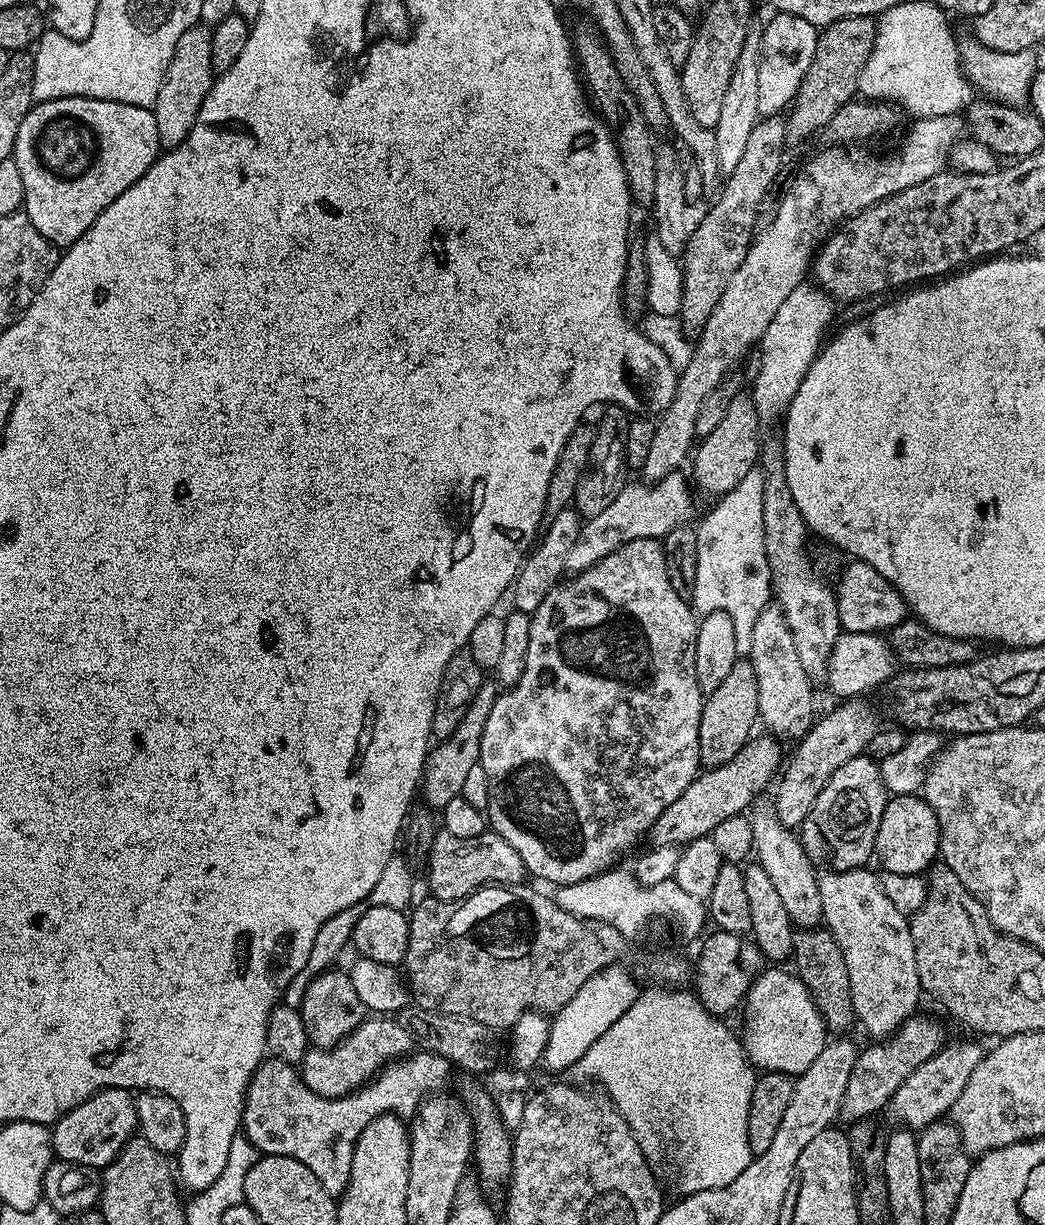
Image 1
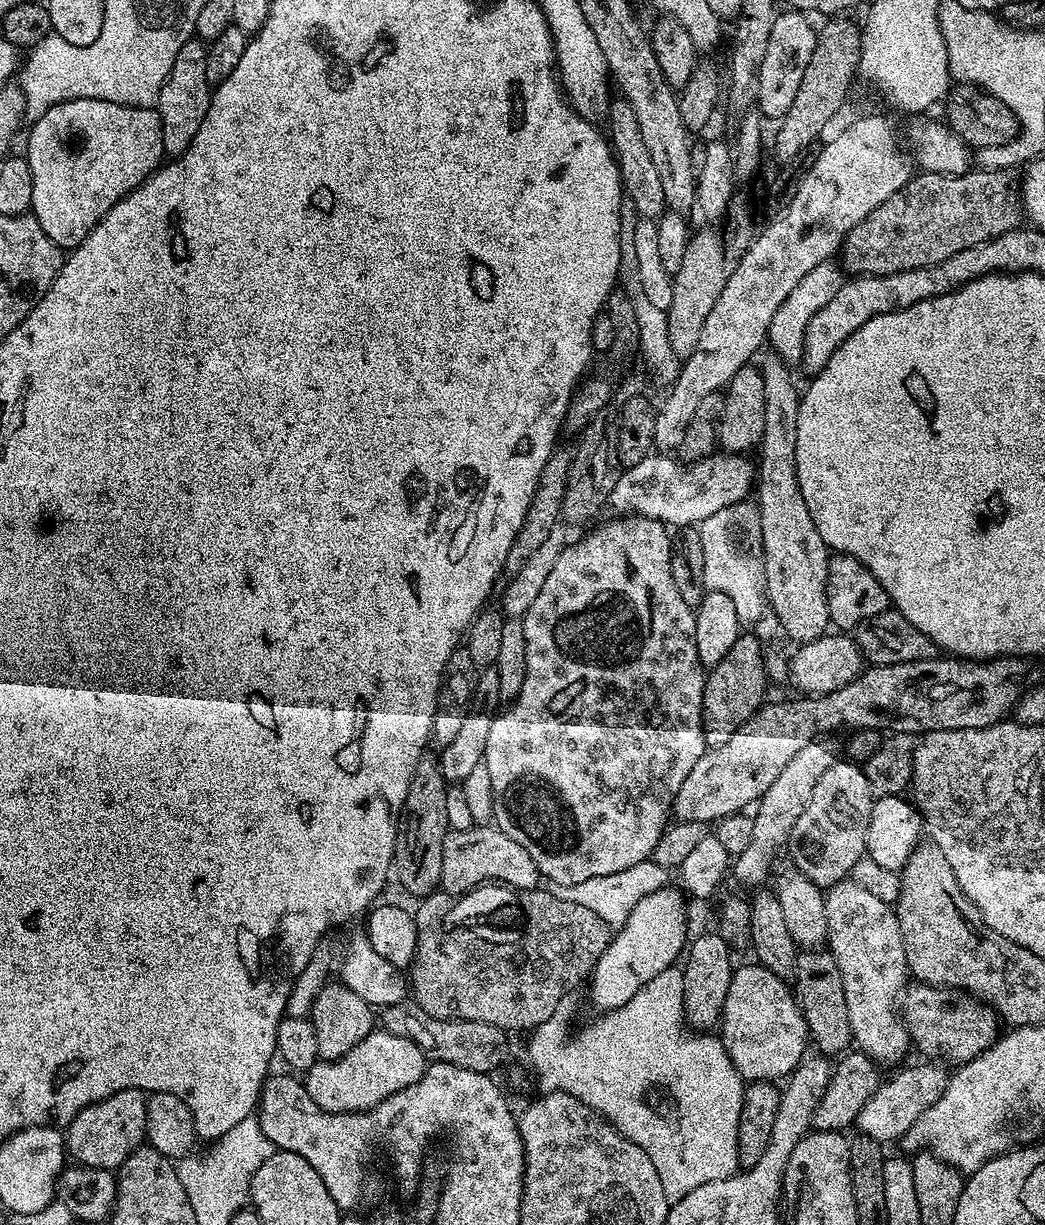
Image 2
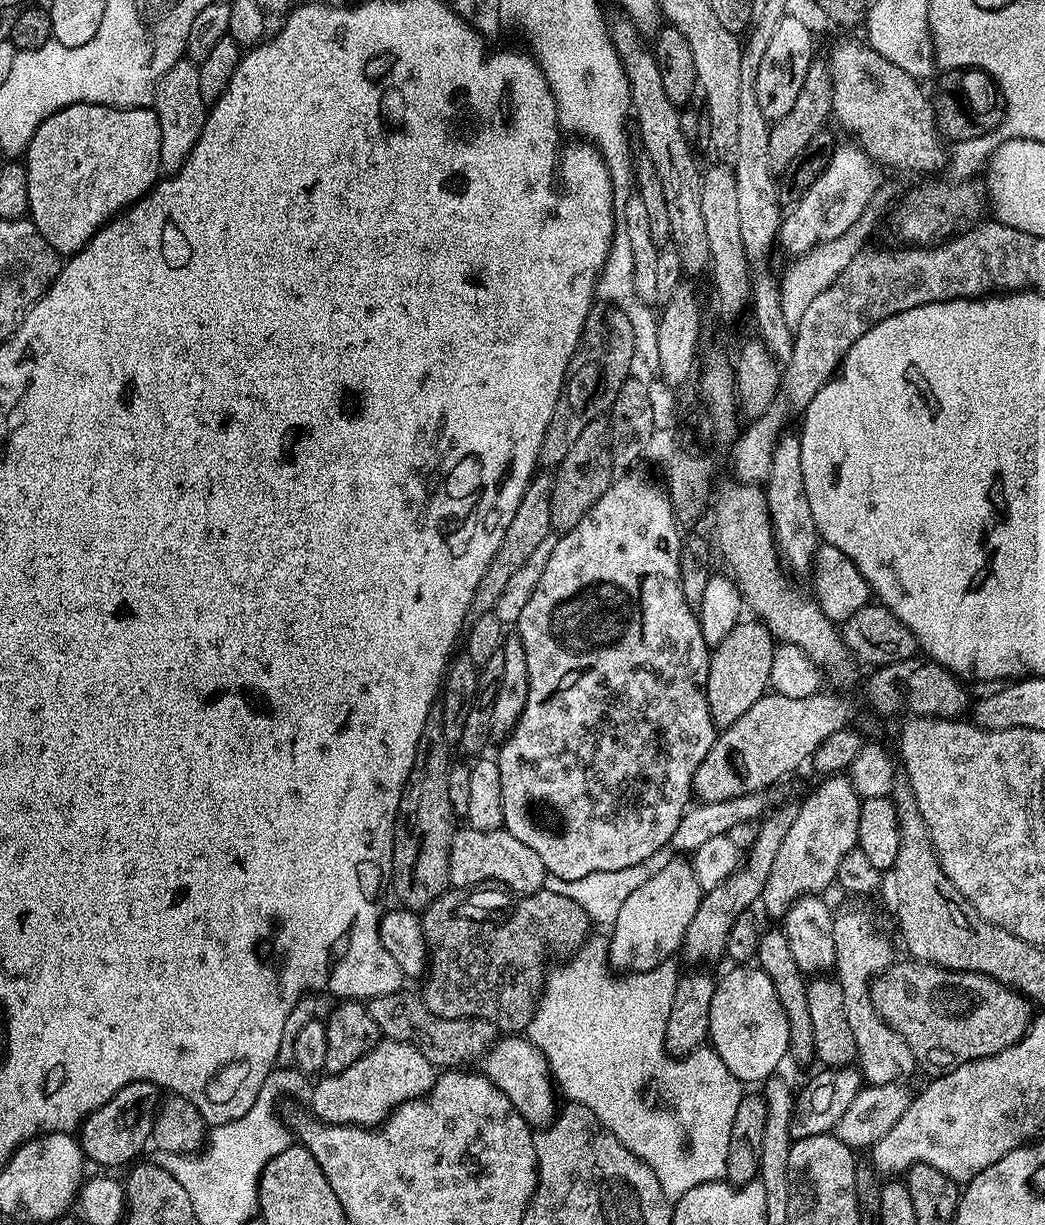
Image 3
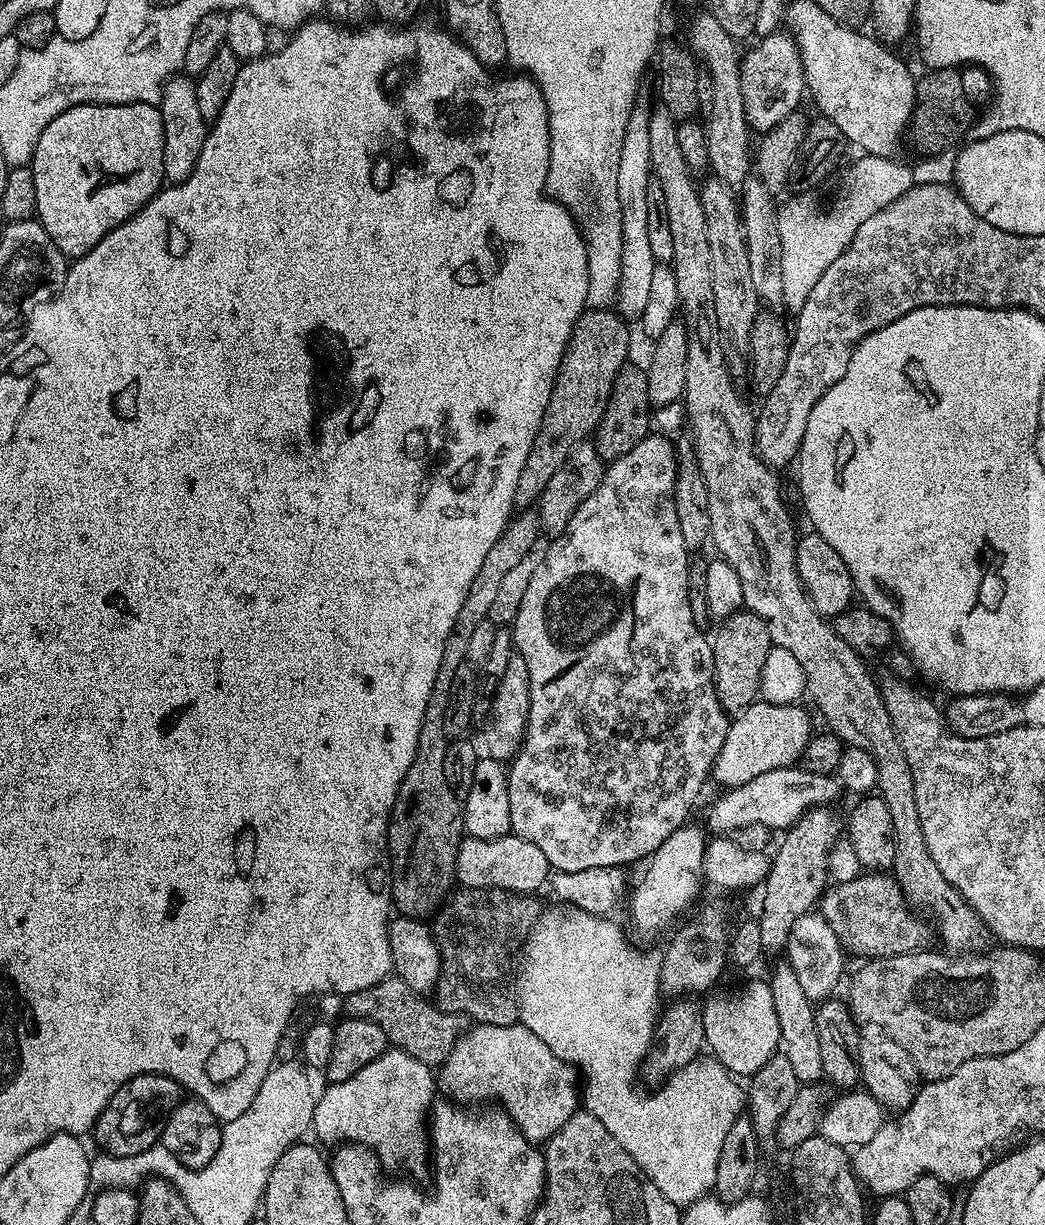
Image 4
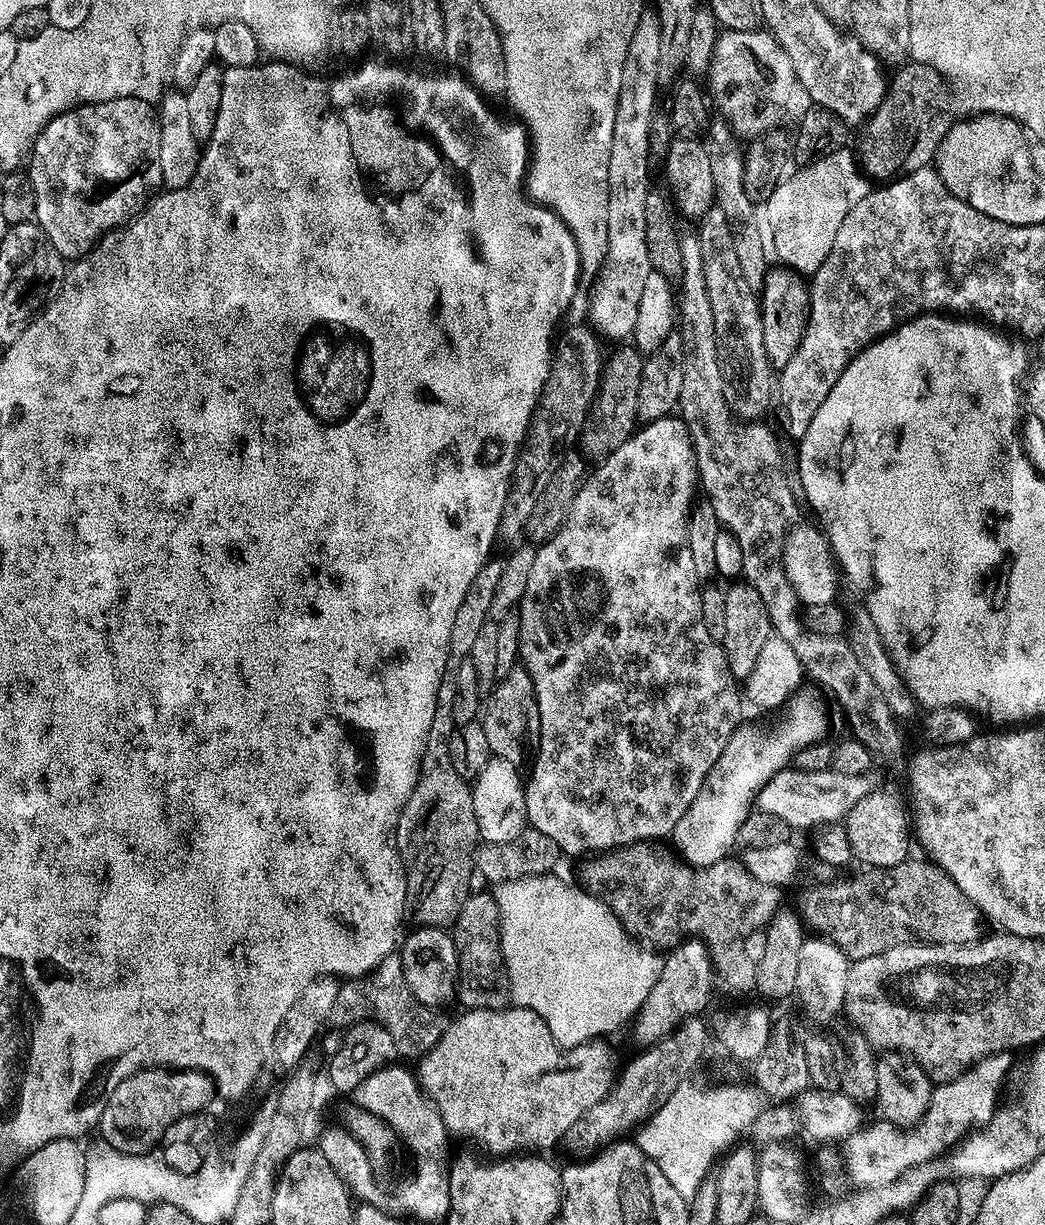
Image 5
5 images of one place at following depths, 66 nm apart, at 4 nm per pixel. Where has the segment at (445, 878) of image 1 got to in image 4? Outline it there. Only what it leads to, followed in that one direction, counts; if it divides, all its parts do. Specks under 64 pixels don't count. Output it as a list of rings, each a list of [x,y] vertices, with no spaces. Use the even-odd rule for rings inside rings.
[[[515,834],[498,838],[474,838],[465,835],[458,845],[456,879],[464,888],[498,888],[509,894],[536,892],[549,883],[550,869],[546,854]]]

